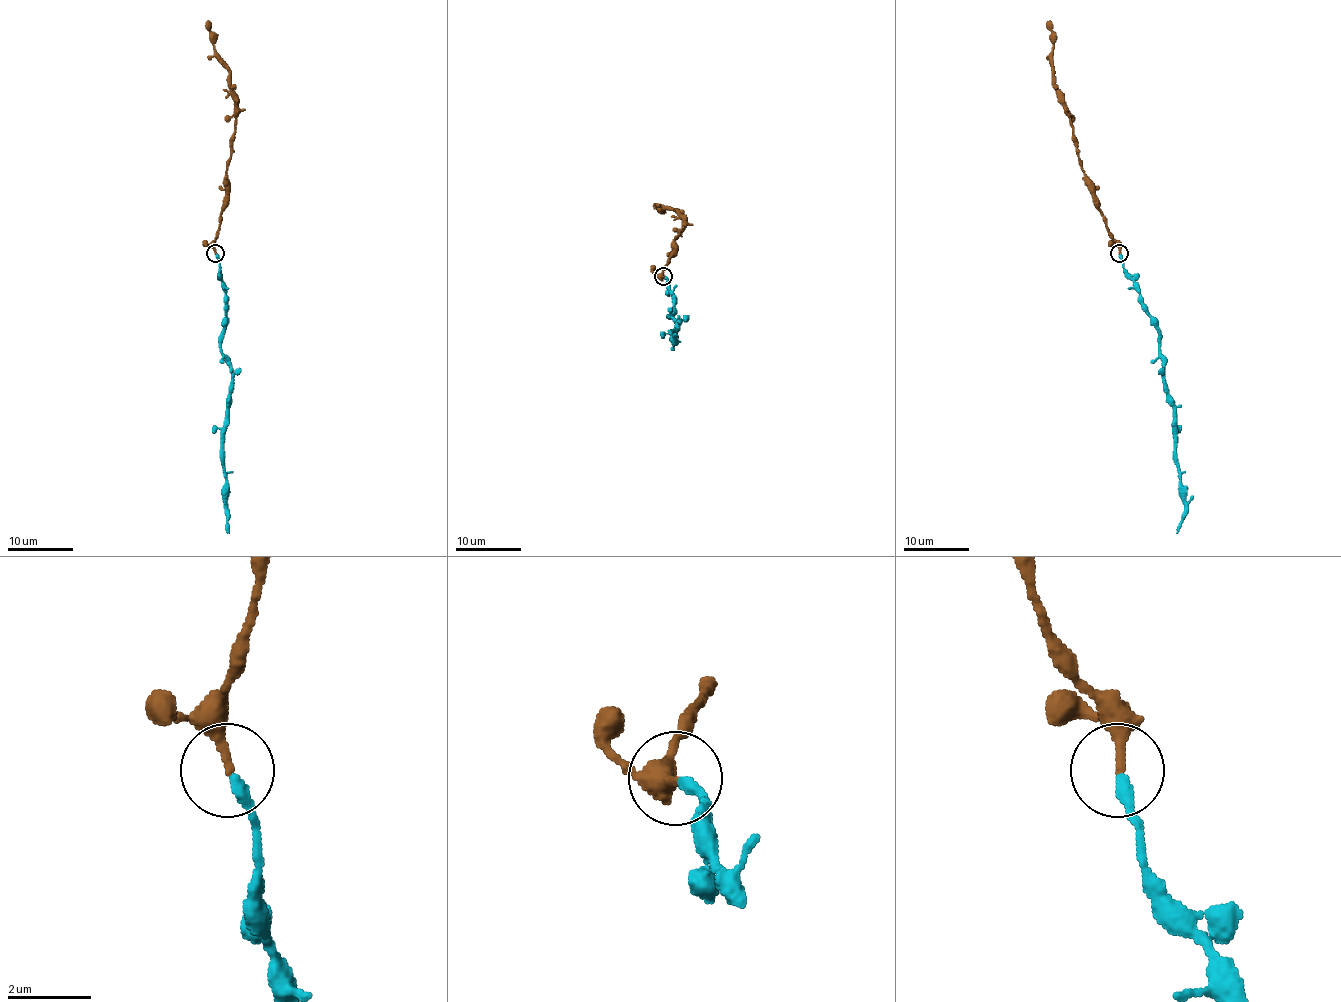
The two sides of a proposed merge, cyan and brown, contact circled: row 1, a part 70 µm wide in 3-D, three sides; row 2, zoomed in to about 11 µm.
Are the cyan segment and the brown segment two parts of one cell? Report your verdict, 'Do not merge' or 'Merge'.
Merge

